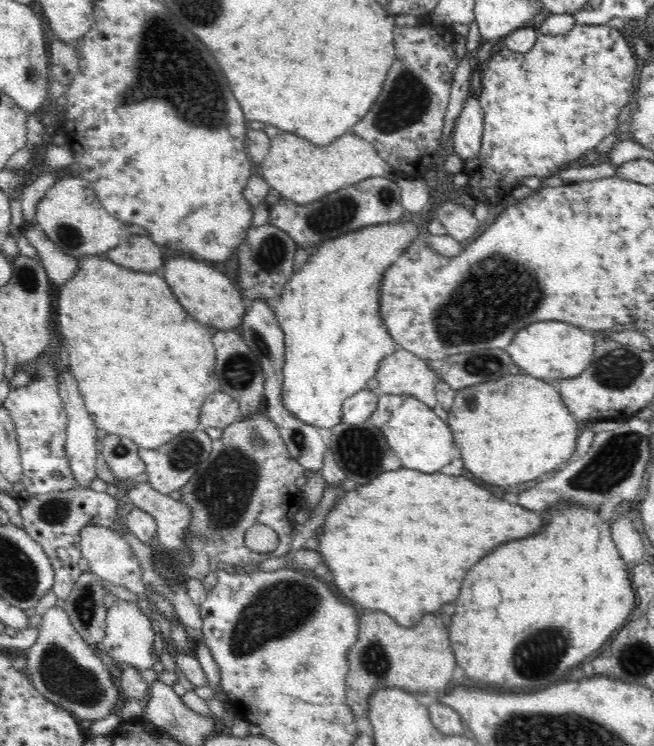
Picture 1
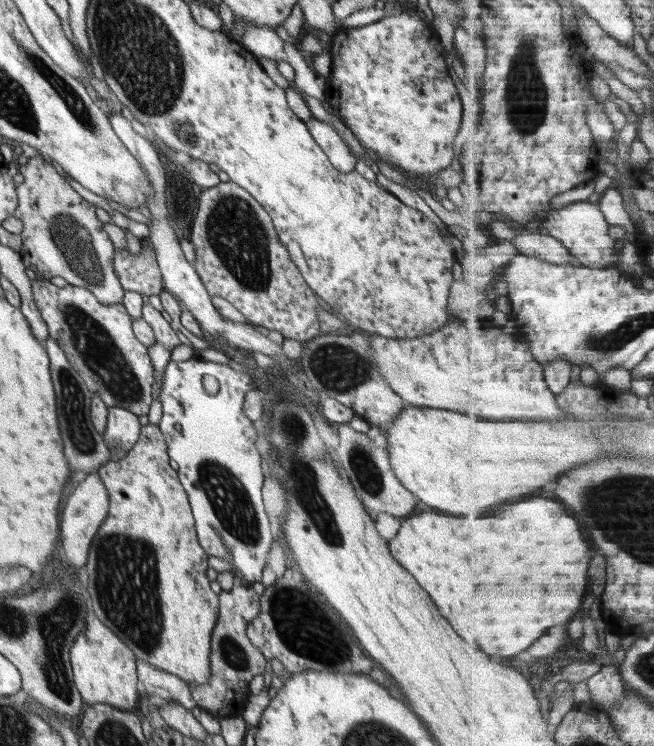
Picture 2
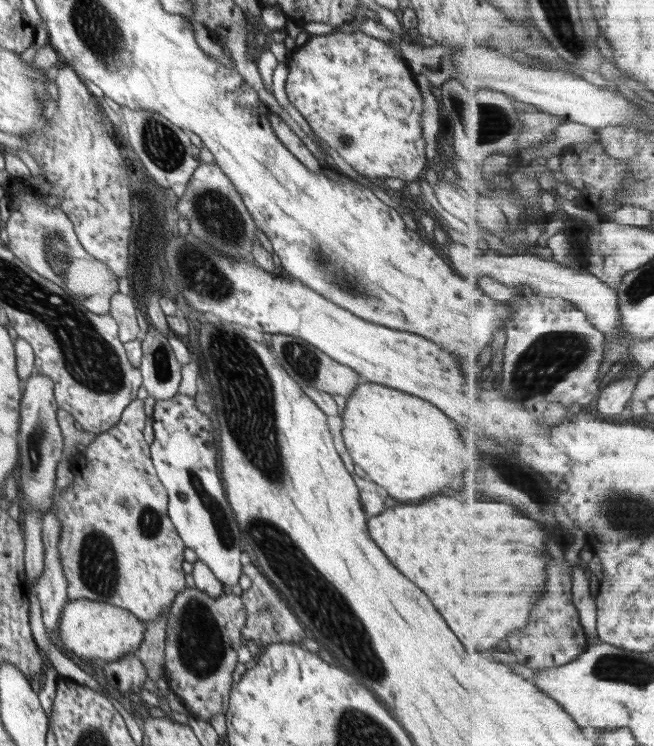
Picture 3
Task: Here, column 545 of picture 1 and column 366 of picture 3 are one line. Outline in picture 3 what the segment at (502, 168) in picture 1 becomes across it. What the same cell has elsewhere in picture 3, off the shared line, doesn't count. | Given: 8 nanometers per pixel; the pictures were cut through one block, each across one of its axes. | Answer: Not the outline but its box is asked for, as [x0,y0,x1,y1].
[284,30,433,182]

